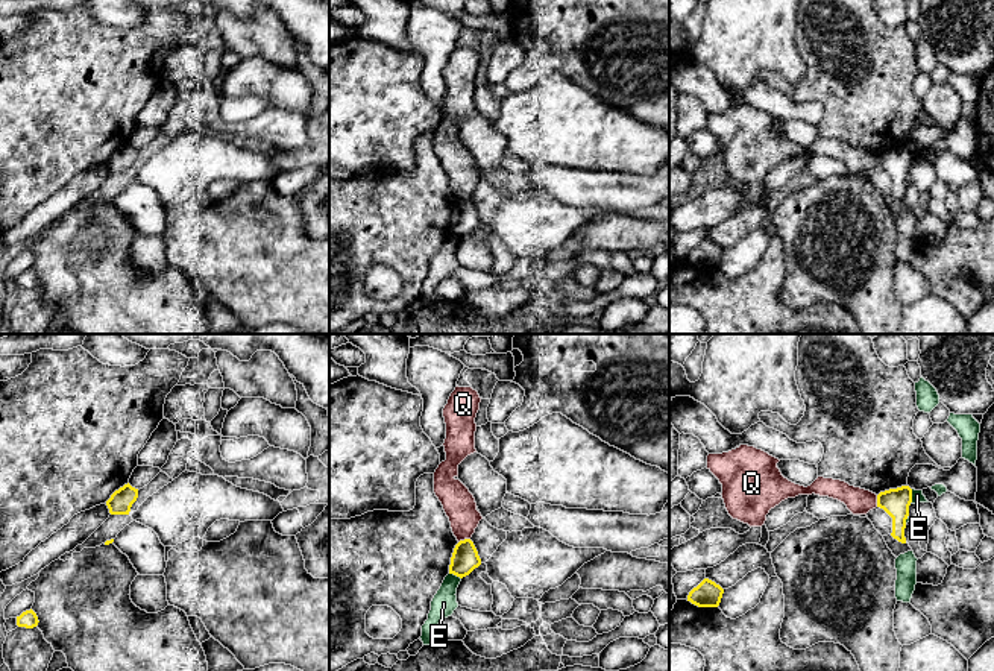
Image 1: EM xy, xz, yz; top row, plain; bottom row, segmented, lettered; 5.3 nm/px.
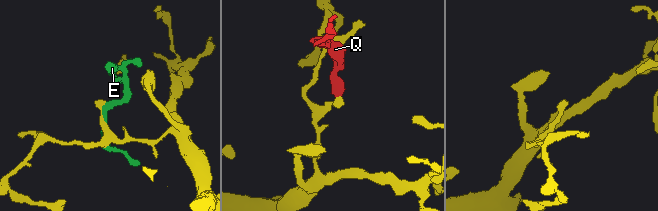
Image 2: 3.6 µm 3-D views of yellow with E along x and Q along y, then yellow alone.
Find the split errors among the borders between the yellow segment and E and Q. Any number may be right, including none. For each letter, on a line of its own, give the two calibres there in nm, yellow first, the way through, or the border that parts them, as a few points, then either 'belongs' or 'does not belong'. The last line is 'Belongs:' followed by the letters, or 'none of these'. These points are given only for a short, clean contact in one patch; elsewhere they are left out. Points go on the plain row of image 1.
E: 150 nm thick on the yellow side, 60 nm on the other; does not belong
Q: 150 nm thick on the yellow side, 170 nm on the other; border along xz (469, 198), (459, 202); does not belong
Belongs: none of these

